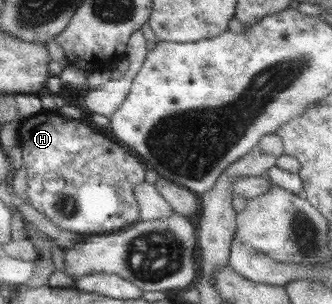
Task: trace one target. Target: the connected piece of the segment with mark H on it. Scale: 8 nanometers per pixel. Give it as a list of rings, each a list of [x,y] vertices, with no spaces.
[[[55,109],[41,111],[20,122],[17,146],[21,148],[21,161],[27,169],[25,196],[29,205],[60,229],[82,237],[115,232],[139,220],[139,209],[133,191],[139,183],[144,182],[145,164],[100,130],[64,117]]]

